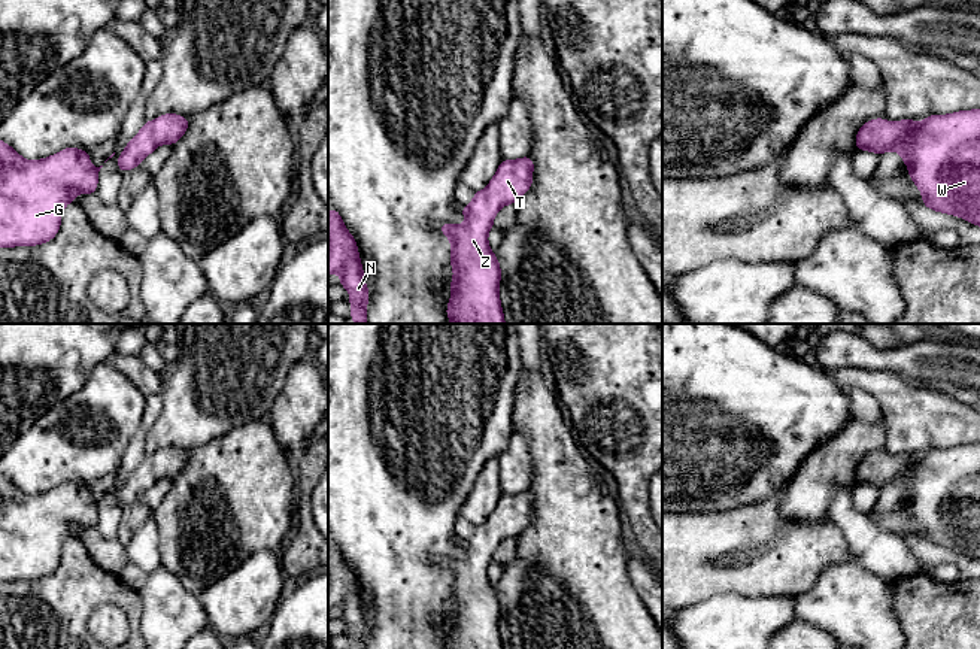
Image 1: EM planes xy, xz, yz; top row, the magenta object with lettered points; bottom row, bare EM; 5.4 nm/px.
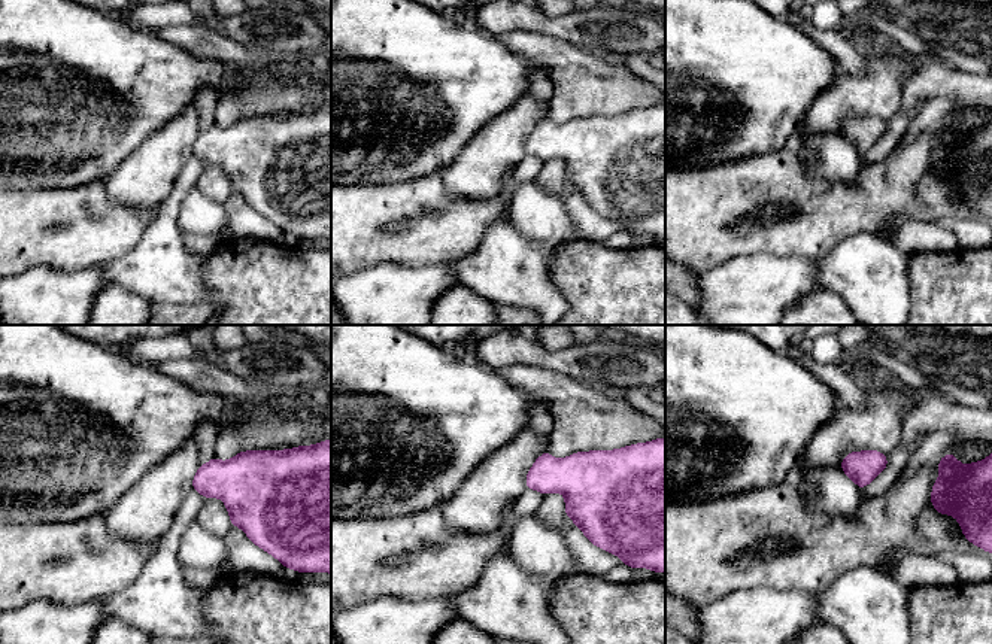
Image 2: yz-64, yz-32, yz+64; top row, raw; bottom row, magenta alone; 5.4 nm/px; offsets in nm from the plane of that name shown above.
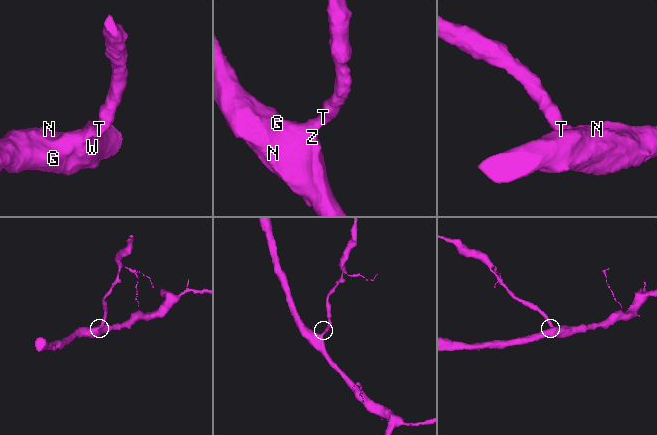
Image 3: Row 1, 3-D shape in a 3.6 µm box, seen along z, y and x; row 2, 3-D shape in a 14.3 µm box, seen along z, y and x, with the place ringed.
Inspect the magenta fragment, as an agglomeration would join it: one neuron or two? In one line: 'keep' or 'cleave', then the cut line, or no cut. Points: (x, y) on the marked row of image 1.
keep; cut none

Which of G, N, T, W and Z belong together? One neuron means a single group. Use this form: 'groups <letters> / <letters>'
groups G N T W Z

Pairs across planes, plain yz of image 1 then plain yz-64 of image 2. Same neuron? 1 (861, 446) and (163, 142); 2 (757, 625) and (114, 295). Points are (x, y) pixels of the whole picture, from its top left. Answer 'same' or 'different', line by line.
1: same
2: different

